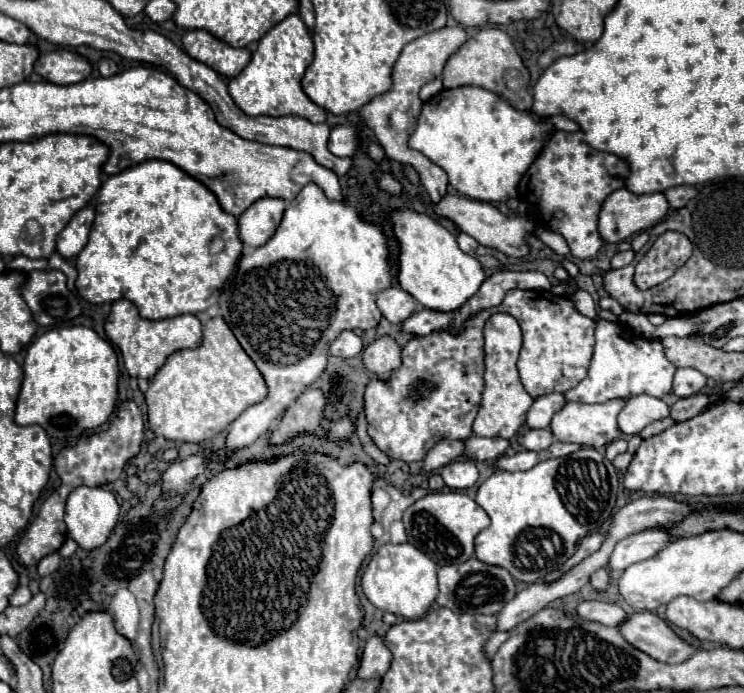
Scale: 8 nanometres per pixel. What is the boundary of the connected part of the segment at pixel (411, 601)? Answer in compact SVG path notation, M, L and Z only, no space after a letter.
M385 544L367 564L361 578L363 594L383 612L415 620L427 614L437 598L437 564L411 544Z

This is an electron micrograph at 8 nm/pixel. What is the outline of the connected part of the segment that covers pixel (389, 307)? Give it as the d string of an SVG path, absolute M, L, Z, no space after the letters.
M391 286L377 294L377 306L391 324L401 324L415 312L417 304L409 292L399 286Z

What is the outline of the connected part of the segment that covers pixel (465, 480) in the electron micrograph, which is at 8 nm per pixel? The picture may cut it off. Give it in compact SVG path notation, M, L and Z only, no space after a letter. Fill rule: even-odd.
M457 460L457 462L451 462L447 466L443 466L443 470L439 470L443 482L453 488L453 490L465 490L465 488L471 488L477 478L479 478L479 472L475 468L473 462L467 462L467 460Z

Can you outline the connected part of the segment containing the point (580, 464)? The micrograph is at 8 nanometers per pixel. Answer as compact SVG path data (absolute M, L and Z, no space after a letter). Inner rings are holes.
M581 448L579 452L567 458L539 462L535 468L527 472L497 470L477 490L475 500L489 514L491 524L477 536L475 554L485 564L507 568L511 576L521 582L539 582L549 572L559 570L575 554L581 538L587 536L591 530L599 530L601 520L607 520L611 516L617 488L617 470L595 448Z

